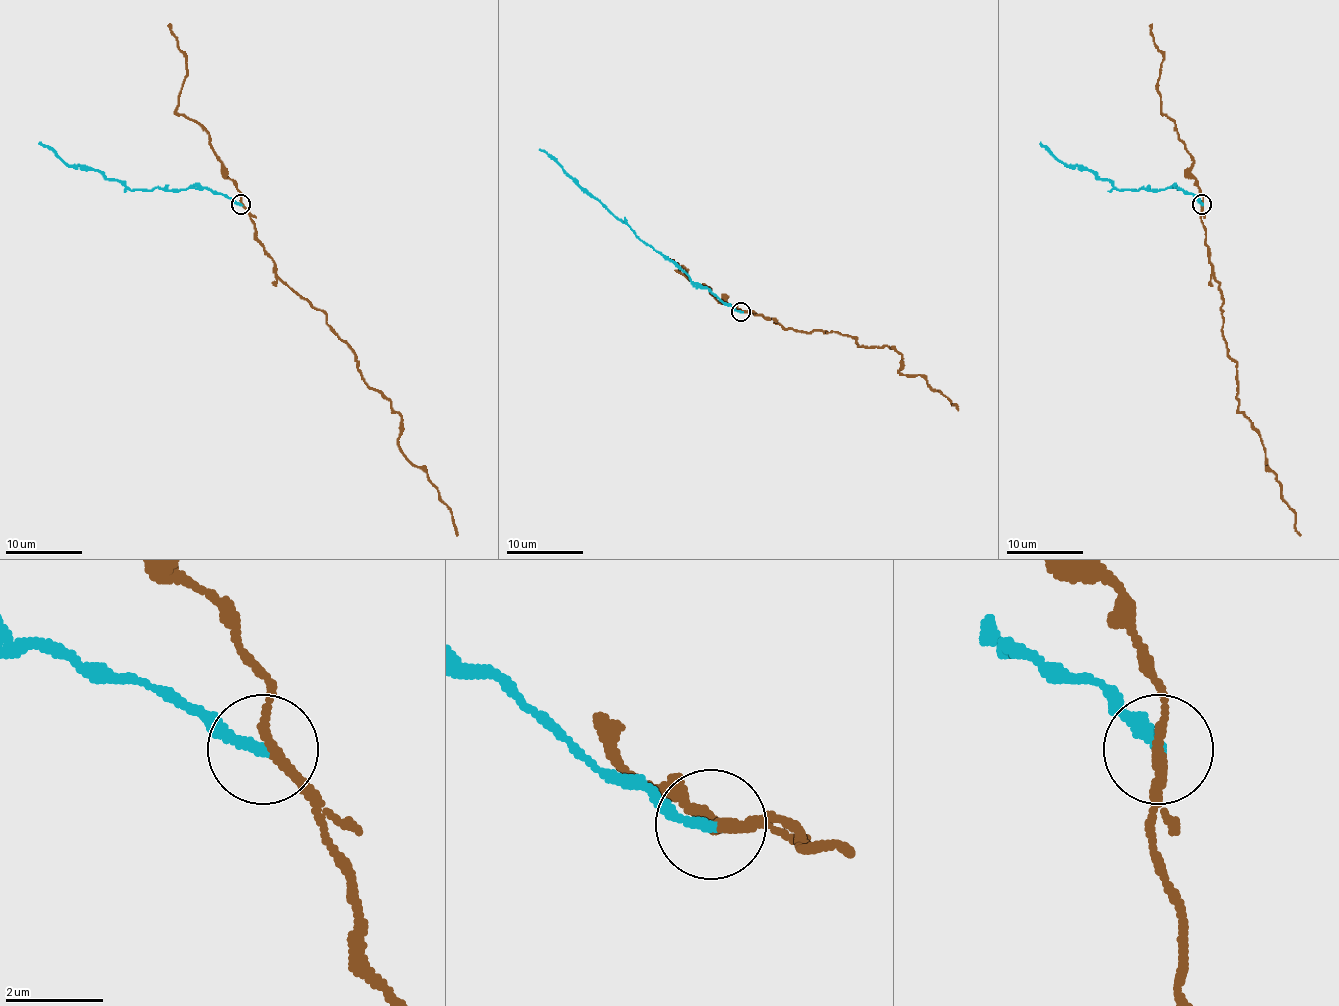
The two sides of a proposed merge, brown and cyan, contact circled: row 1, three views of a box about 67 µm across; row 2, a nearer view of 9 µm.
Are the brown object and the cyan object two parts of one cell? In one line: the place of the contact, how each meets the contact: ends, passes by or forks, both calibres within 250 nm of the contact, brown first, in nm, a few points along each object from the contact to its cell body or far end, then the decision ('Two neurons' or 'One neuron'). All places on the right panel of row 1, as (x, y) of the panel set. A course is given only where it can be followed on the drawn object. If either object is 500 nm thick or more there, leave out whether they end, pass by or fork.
Place: (1202, 204). At the ring brown passes by. At the ring cyan ends. Thickness 190 nm (brown) against 220 nm. Course of brown: (1201, 204), (1226, 352), (1236, 363), (1238, 409), (1261, 438), (1265, 467), (1295, 515), (1299, 536). Course of cyan: (1201, 204), (1192, 194), (1178, 188), (1119, 190), (1092, 171), (1065, 165), (1040, 142). Two neurons

